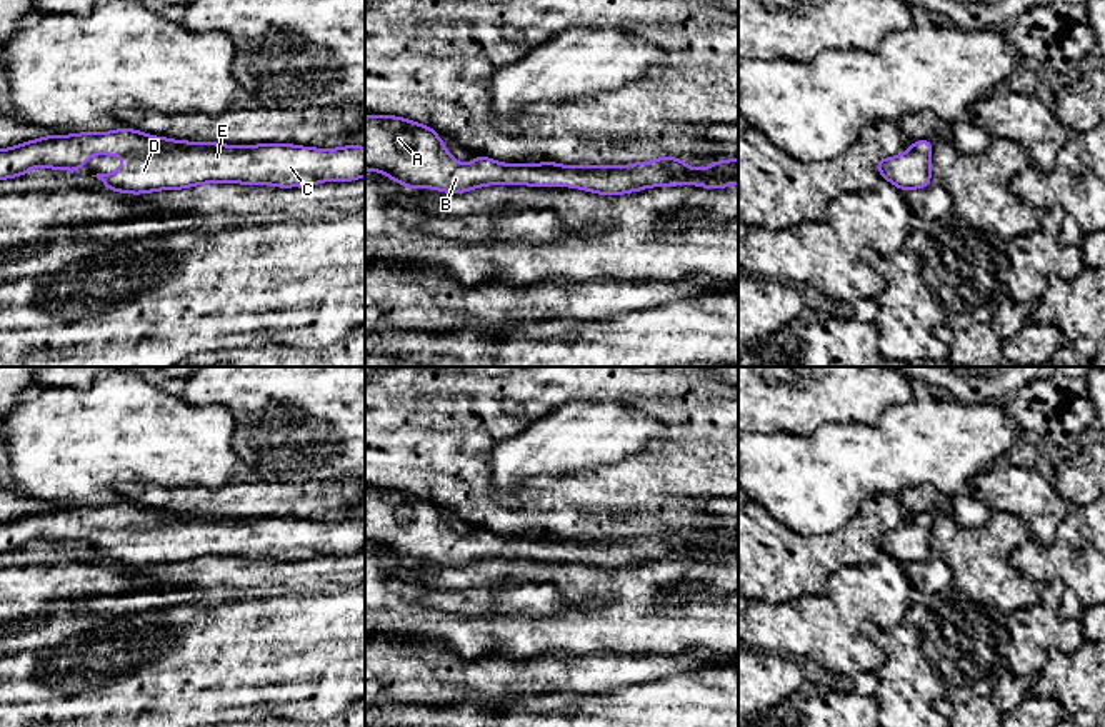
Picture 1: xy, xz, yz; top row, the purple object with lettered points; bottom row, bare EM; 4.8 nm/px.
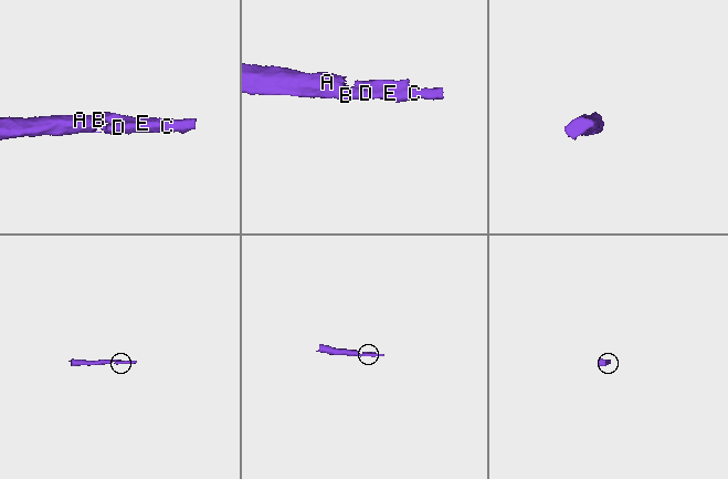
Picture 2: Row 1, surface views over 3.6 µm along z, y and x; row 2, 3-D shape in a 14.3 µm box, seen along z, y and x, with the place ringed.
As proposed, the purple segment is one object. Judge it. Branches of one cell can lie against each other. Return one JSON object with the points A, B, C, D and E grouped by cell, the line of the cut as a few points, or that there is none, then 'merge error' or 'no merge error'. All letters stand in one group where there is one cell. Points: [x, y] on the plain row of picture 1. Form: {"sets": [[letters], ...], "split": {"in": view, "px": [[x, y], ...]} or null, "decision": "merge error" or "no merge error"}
{"sets": [["A", "B", "C", "D", "E"]], "split": null, "decision": "no merge error"}

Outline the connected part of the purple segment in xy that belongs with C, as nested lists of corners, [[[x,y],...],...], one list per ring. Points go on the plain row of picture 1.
[[[123,500],[112,505],[48,509],[10,522],[0,522],[0,554],[22,550],[35,540],[78,545],[83,542],[87,532],[93,529],[125,529],[127,532],[118,544],[92,550],[102,554],[105,564],[133,569],[182,564],[202,557],[310,562],[320,555],[352,555],[365,550],[365,520],[358,519],[338,522],[313,522],[292,517],[235,520],[217,515],[193,517],[188,514],[172,514]]]

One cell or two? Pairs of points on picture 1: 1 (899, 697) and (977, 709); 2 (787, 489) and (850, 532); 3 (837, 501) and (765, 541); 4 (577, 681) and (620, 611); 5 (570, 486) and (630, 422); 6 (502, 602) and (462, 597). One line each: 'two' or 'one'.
1: two
2: two
3: two
4: two
5: two
6: one

